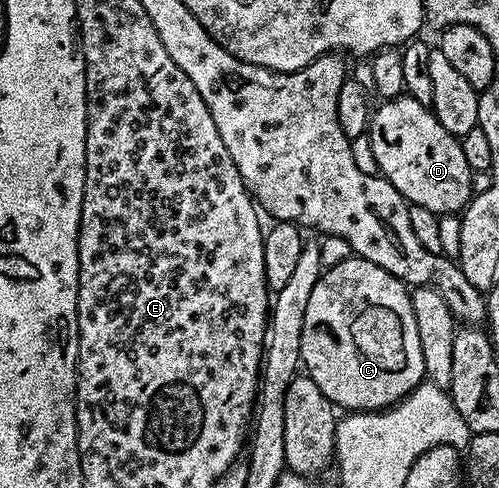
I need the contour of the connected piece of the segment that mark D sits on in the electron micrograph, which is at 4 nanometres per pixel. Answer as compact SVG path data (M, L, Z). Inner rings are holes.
M405 94L379 103L370 117L368 135L372 154L376 154L378 172L410 204L443 213L461 213L472 199L471 171L464 162L459 137L448 134L438 124L427 105Z

